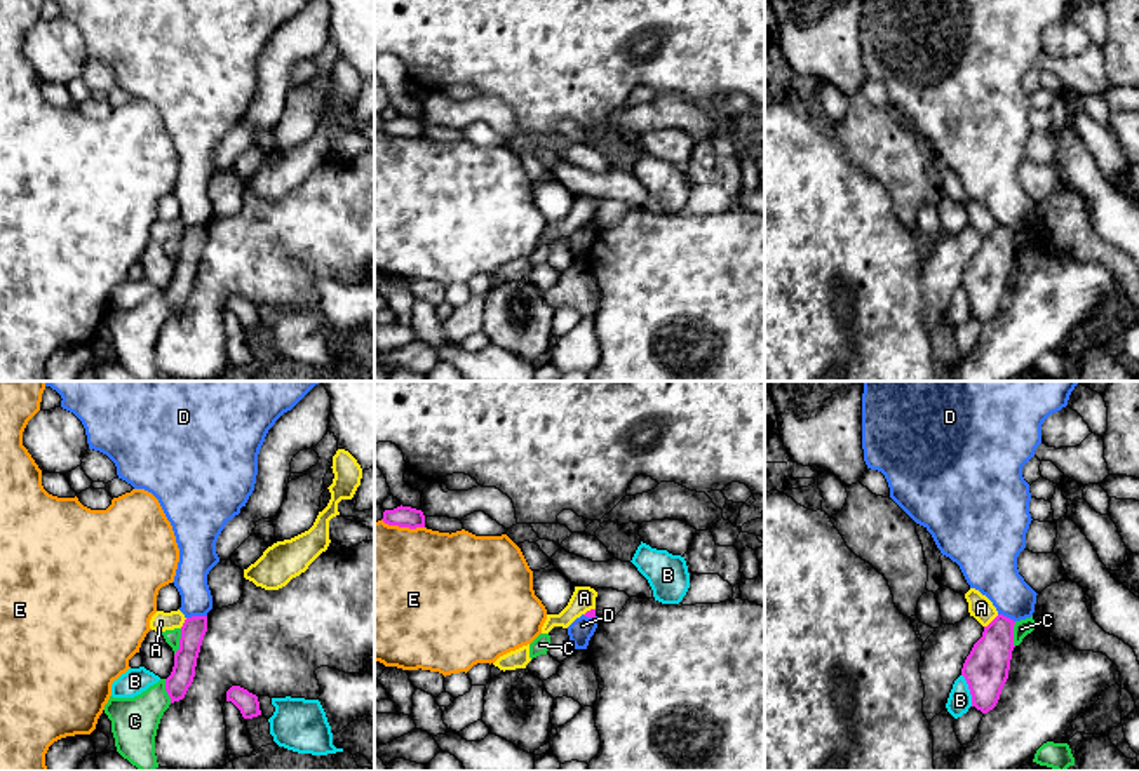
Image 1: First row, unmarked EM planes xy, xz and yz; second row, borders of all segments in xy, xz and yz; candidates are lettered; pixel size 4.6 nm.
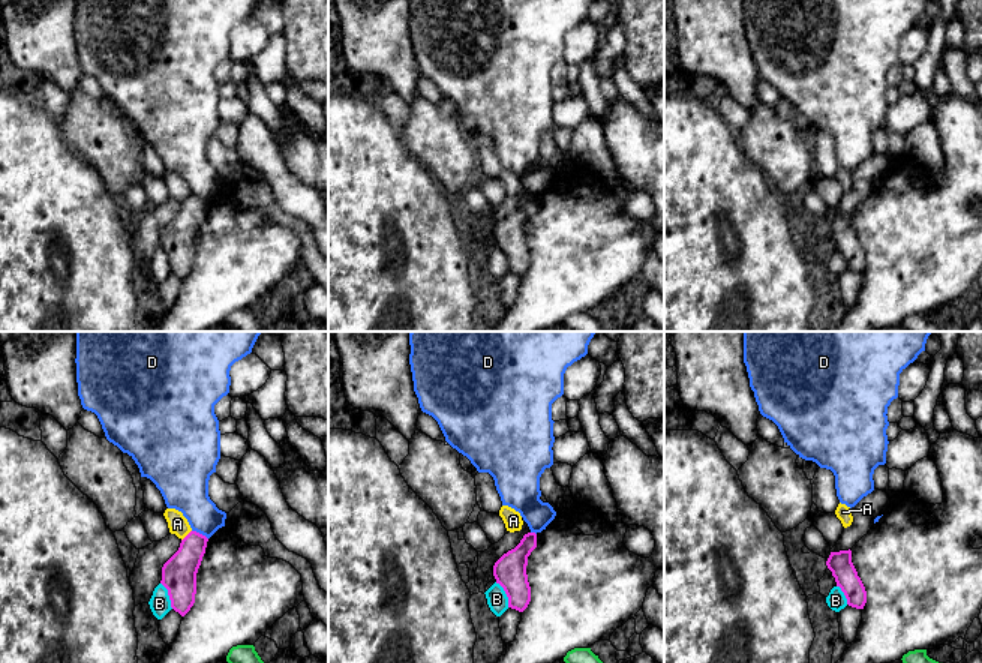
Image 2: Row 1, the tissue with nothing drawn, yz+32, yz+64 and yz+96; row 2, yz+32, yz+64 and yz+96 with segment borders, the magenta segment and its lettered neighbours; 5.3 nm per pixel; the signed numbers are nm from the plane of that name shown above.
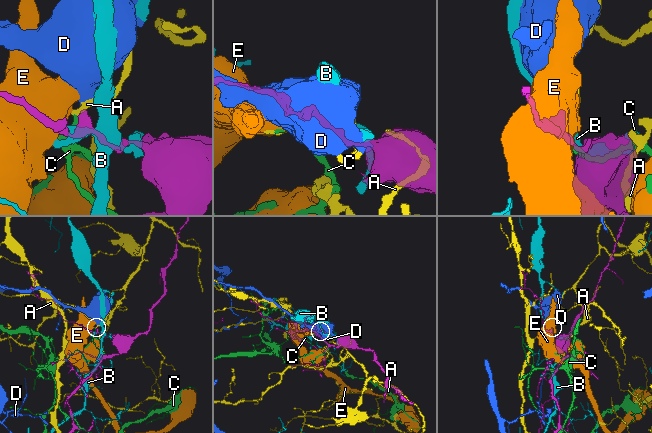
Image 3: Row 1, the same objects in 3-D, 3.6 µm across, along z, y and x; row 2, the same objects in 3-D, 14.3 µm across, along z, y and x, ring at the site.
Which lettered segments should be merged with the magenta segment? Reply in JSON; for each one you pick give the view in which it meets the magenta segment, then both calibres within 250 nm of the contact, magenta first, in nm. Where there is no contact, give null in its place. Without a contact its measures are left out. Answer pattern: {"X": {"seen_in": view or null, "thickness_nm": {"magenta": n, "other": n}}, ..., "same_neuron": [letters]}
{"same_neuron": []}

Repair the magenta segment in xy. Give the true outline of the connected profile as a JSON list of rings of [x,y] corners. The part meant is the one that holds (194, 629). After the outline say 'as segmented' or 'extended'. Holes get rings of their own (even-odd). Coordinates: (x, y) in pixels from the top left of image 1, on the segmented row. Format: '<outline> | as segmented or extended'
[[[207,616],[186,618],[181,627],[179,649],[174,654],[174,667],[165,679],[165,691],[171,703],[185,698],[195,677],[197,658],[204,635],[207,632]]] | as segmented

